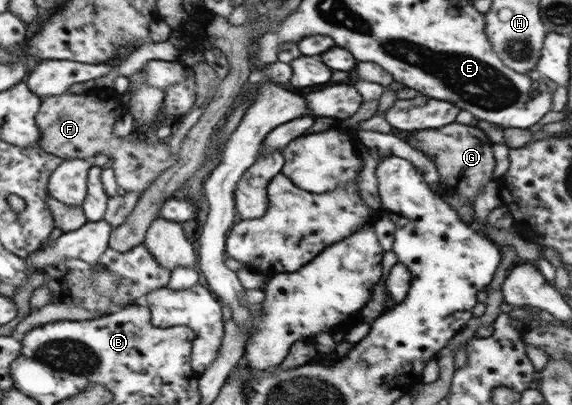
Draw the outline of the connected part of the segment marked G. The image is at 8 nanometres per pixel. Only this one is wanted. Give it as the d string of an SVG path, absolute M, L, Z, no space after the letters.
M452 122L439 129L415 131L414 136L419 142L419 151L437 165L440 180L445 188L453 188L455 194L469 203L473 204L479 190L494 179L496 160L492 150L493 144L475 123L465 125Z

